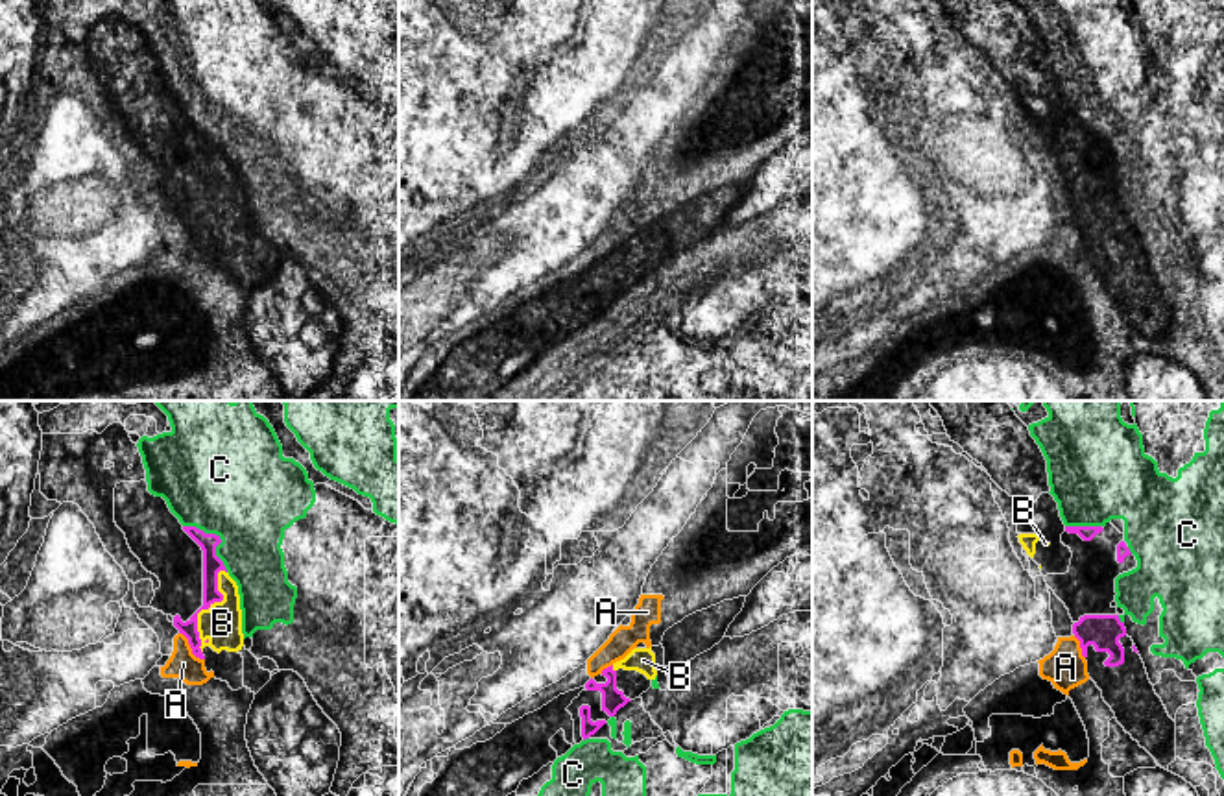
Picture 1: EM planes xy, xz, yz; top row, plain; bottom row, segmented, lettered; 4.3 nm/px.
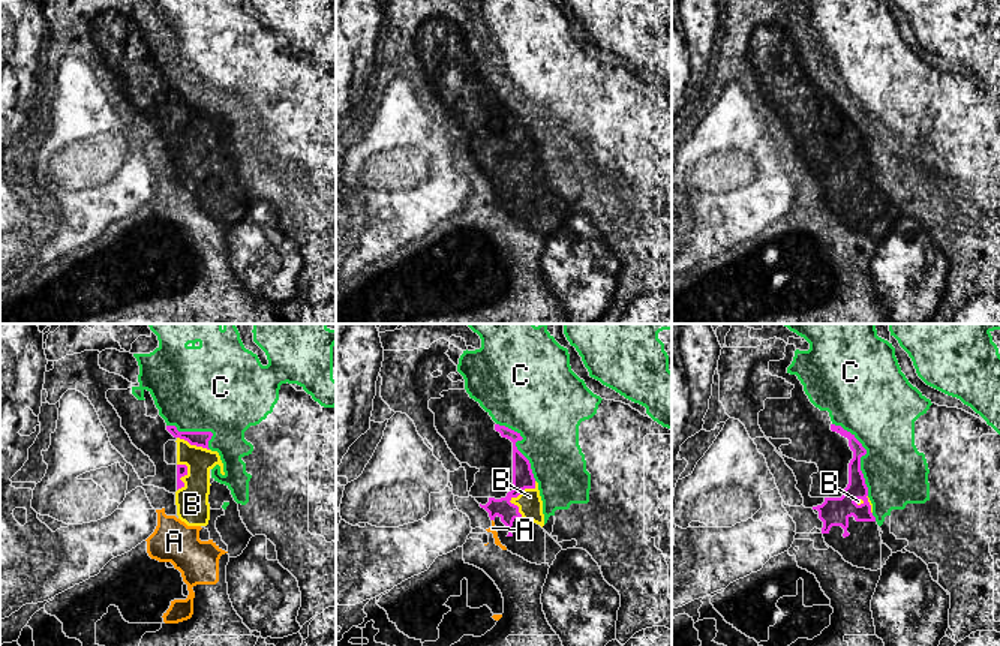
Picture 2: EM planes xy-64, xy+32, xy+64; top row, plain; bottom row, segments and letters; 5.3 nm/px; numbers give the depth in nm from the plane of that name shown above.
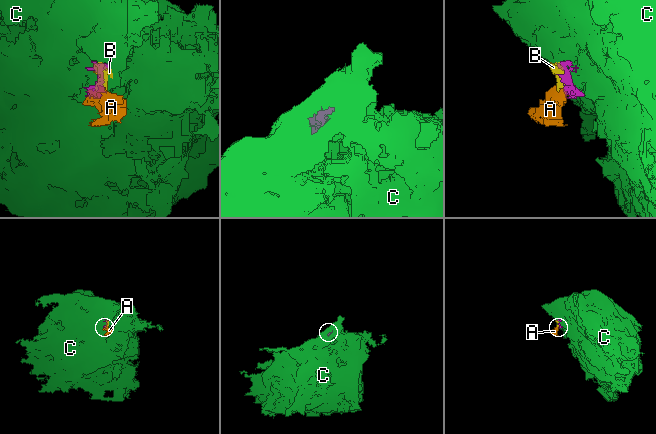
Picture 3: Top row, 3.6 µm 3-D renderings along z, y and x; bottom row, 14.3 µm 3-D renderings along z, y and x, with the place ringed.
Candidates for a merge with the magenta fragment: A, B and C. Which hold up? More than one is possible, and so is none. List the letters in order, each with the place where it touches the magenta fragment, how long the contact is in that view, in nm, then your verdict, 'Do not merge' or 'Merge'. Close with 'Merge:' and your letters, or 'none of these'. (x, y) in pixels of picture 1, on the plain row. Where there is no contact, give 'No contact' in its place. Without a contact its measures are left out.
A: Touches magenta at xy (191, 233). Shared border 170 nm. Do not merge
B: Touches magenta at xy (205, 194). Shared border 380 nm. Merge
C: Touches magenta at xy (218, 124). Shared border 280 nm. Do not merge
Merge: B

